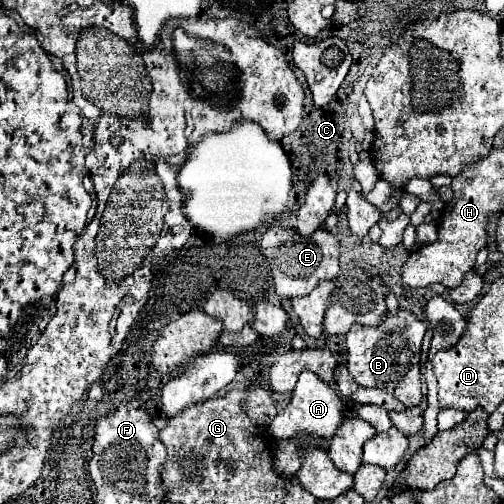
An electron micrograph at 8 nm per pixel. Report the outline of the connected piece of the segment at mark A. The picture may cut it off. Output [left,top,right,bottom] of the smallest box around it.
[268,371,344,441]

